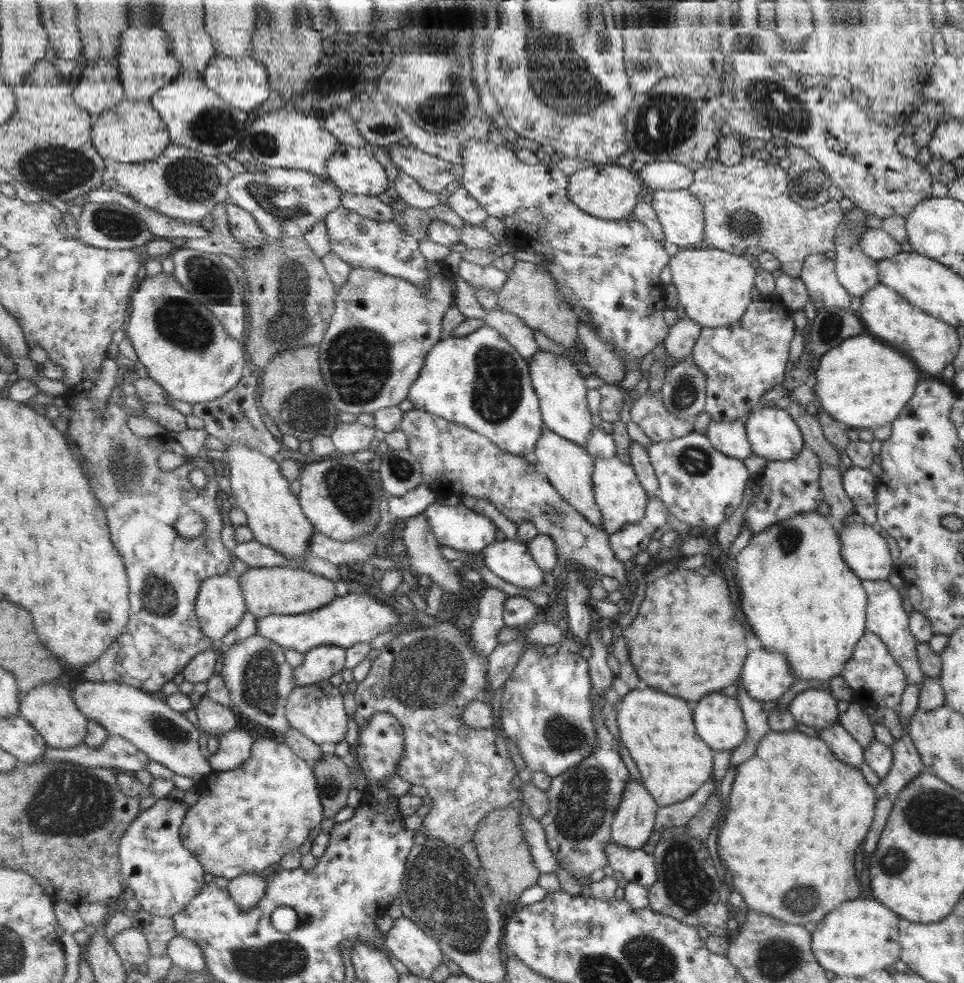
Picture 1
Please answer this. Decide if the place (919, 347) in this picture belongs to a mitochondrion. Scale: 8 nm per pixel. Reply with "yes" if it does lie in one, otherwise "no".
no

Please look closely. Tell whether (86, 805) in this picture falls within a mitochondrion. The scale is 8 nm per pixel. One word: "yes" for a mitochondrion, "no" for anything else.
yes

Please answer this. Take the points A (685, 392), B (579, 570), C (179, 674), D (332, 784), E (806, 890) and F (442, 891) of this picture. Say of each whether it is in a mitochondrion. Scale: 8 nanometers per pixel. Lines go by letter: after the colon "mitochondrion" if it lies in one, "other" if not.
A: mitochondrion
B: other
C: other
D: mitochondrion
E: mitochondrion
F: mitochondrion

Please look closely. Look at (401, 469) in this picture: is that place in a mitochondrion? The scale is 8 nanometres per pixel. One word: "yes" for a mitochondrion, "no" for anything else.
yes

